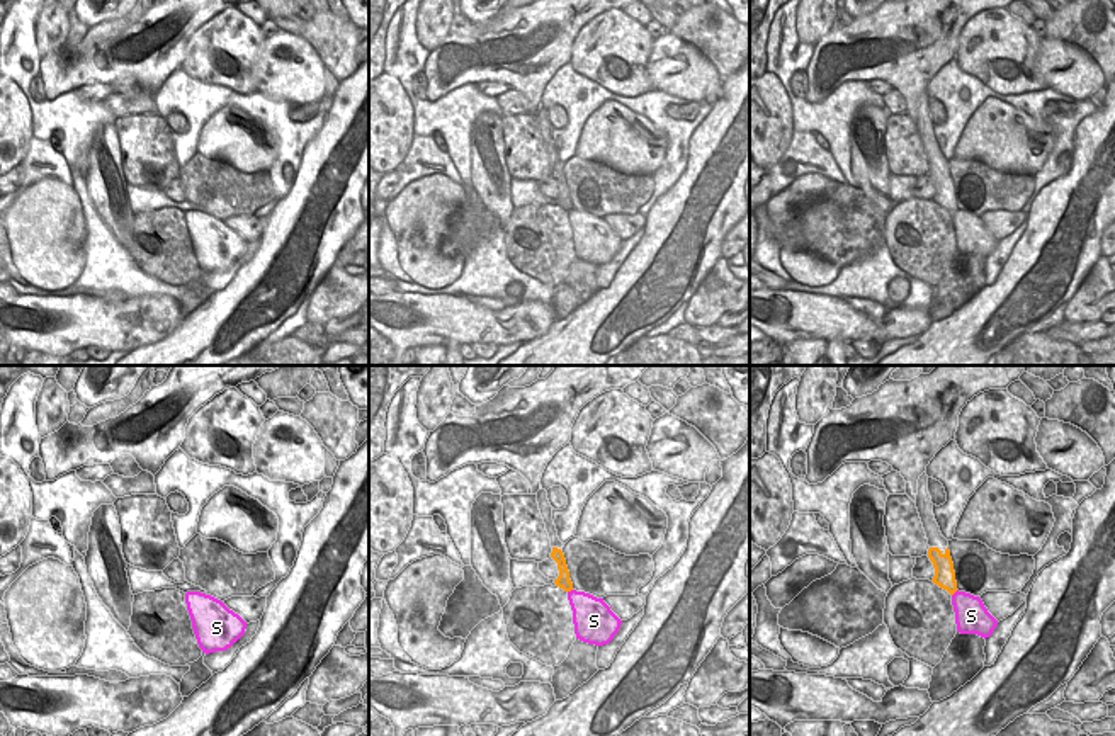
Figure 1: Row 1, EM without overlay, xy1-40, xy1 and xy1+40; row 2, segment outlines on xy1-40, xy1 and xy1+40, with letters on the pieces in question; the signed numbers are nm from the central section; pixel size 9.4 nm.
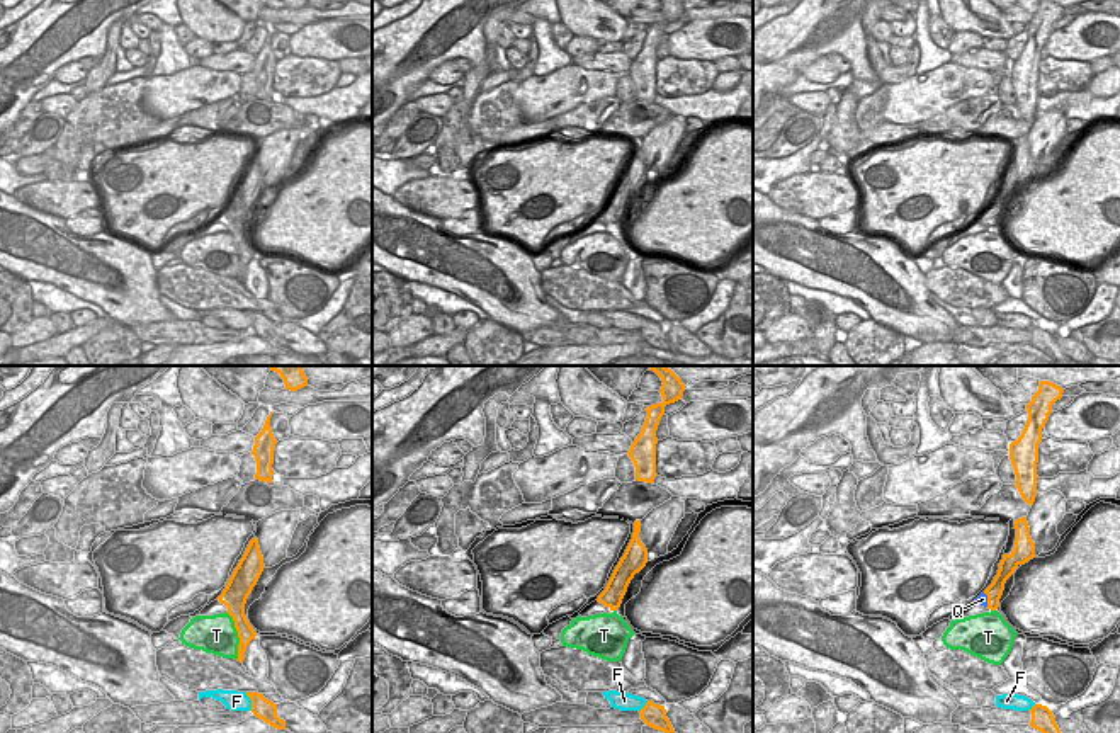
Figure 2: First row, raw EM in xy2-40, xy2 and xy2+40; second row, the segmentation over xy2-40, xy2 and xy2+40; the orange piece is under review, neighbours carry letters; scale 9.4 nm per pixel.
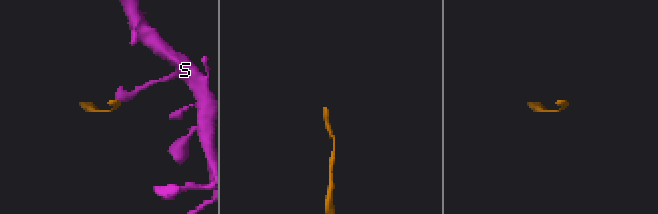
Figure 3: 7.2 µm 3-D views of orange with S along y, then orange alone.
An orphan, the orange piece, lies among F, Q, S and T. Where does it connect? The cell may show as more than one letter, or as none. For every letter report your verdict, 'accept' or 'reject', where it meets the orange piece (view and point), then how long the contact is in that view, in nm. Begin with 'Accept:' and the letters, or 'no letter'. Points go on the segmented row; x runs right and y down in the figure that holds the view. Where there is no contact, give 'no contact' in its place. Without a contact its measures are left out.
Accept: no letter
F: reject; contact xy2-40 (252, 701); length 190 nm
Q: reject; contact xy2+40 (988, 599); length 150 nm
S: reject; contact xy1+40 (954, 592); length 80 nm
T: reject; contact xy2-40 (238, 636); length 460 nm

